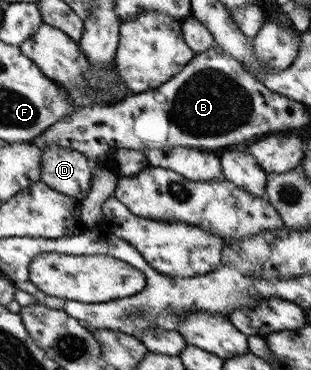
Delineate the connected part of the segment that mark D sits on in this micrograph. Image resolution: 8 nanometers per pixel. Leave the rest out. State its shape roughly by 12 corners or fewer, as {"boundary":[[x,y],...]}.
{"boundary":[[42,147],[40,177],[81,201],[91,180],[79,151]]}

